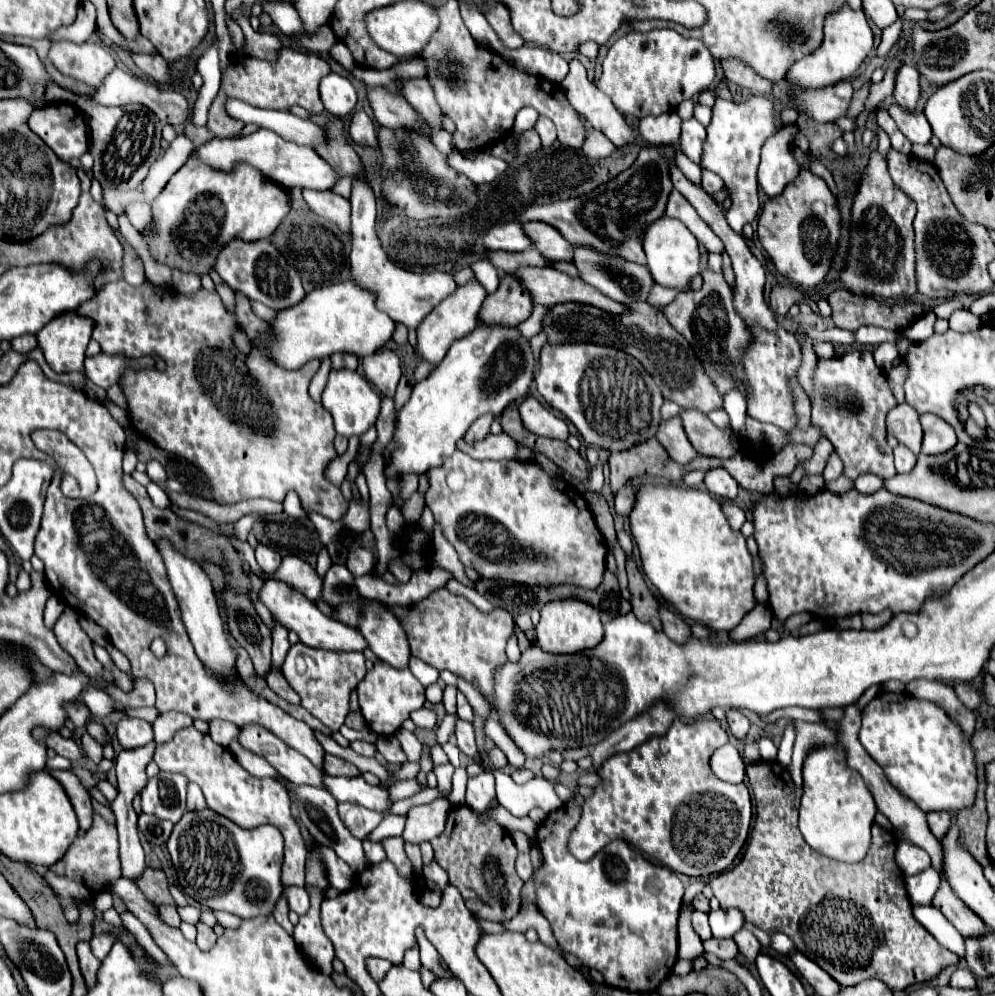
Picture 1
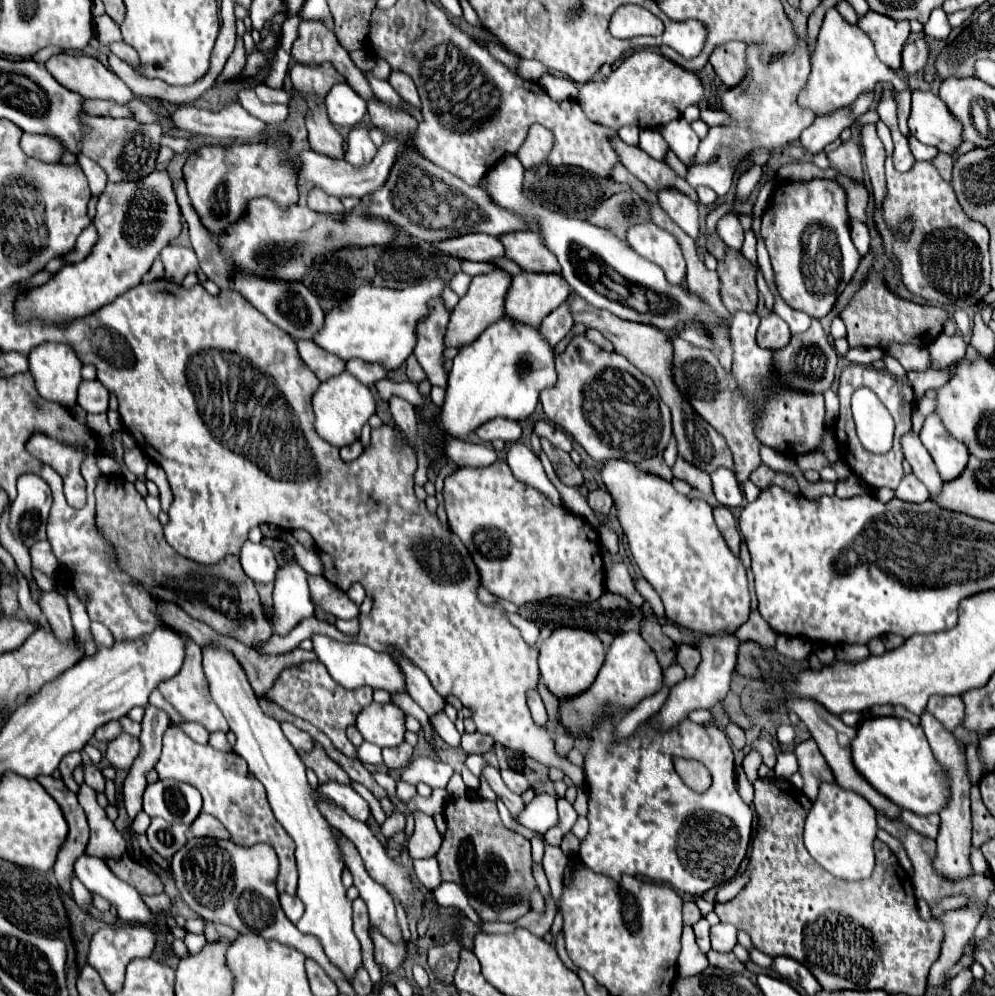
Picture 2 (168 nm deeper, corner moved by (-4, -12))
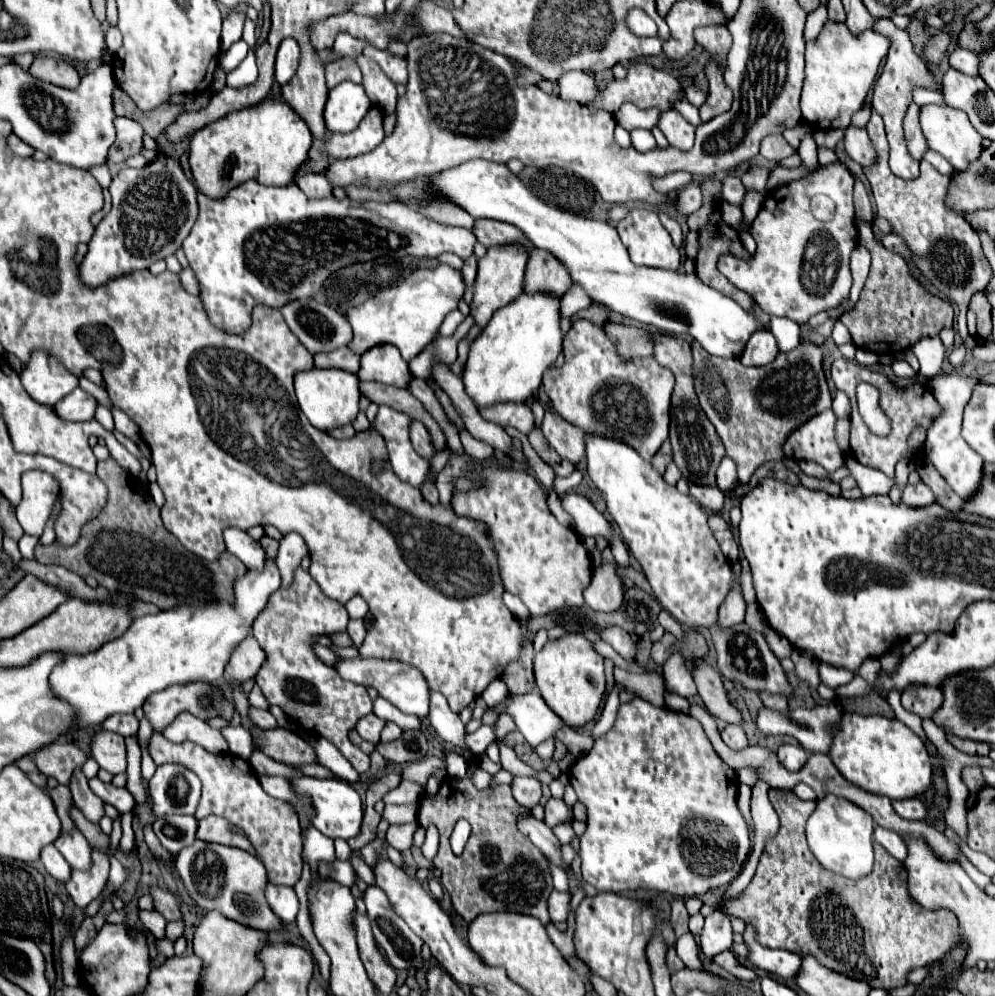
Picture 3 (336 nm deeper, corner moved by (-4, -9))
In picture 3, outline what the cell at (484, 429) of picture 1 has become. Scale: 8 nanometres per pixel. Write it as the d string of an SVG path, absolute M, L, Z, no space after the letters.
M500 403L492 407L480 407L480 415L488 421L494 421L502 427L510 425L524 435L528 435L532 429L536 429L534 413L528 403Z

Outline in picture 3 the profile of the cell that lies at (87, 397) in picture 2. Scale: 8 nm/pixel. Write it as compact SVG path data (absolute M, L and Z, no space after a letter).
M80 387L74 389L64 401L58 401L54 405L54 413L62 421L90 421L94 419L94 409L96 409L96 399L82 391Z

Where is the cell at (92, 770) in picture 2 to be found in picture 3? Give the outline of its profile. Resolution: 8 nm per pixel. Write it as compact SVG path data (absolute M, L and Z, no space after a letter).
M94 777L94 779L90 779L90 789L92 789L102 801L114 805L114 807L120 811L120 815L130 813L130 811L134 809L134 797L132 797L124 787L118 789L118 787L114 787L112 783L104 783L104 781L100 781L98 777Z

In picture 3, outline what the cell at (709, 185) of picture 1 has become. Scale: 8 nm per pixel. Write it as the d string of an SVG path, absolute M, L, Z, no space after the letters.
M694 181L688 187L684 187L678 193L678 199L676 199L674 205L676 205L678 213L684 215L684 217L688 217L690 213L698 211L702 207L702 191L700 191L700 185Z

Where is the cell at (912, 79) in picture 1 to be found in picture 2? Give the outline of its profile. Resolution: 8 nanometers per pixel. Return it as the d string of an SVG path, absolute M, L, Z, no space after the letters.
M912 92L908 128L920 142L936 146L938 150L948 154L952 154L952 150L962 142L960 122L956 122L946 104L932 92Z

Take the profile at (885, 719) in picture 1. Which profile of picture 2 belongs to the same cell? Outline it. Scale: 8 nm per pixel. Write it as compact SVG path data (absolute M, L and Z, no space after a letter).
M878 716L860 722L858 734L852 740L852 760L856 770L878 792L894 804L916 814L938 814L950 800L950 788L942 764L936 762L932 748L920 726L896 716Z

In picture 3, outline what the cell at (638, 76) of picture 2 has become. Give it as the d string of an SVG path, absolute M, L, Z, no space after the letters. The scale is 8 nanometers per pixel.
M632 63L628 67L628 77L626 79L612 81L604 91L598 93L598 99L588 103L588 105L592 109L608 109L610 113L616 113L622 103L630 101L638 109L658 107L662 111L668 111L668 109L672 109L672 103L676 99L680 99L680 93L682 93L682 87L680 87L680 83L672 75L668 75L668 73L660 71L660 69L654 69L652 65L646 65L646 63Z

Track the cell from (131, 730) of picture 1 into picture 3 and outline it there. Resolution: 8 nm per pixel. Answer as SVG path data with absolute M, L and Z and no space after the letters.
M100 731L90 741L90 757L112 775L126 771L124 737L112 731Z

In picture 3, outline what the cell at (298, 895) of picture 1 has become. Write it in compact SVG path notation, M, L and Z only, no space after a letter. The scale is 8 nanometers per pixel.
M266 885L266 901L270 905L270 909L284 921L296 921L296 913L298 913L298 897L294 893L292 887L286 885Z

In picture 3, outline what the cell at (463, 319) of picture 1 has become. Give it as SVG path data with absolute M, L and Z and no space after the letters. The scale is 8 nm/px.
M514 243L490 247L488 253L478 261L478 277L476 277L474 299L472 299L472 307L470 307L470 315L474 317L474 321L478 325L486 327L486 323L492 319L494 311L508 305L518 295L522 295L526 261L528 261L528 249L524 245L514 245Z

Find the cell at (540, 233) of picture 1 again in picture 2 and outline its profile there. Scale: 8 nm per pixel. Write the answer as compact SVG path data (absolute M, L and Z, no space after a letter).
M512 232L500 236L500 240L504 240L504 246L508 248L508 258L518 262L526 272L560 274L556 256L534 232Z

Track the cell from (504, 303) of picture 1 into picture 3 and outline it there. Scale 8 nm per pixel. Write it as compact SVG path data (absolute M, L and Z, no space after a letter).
M532 249L526 265L524 291L548 291L562 295L568 289L568 285L572 285L568 269L552 253L544 249Z

